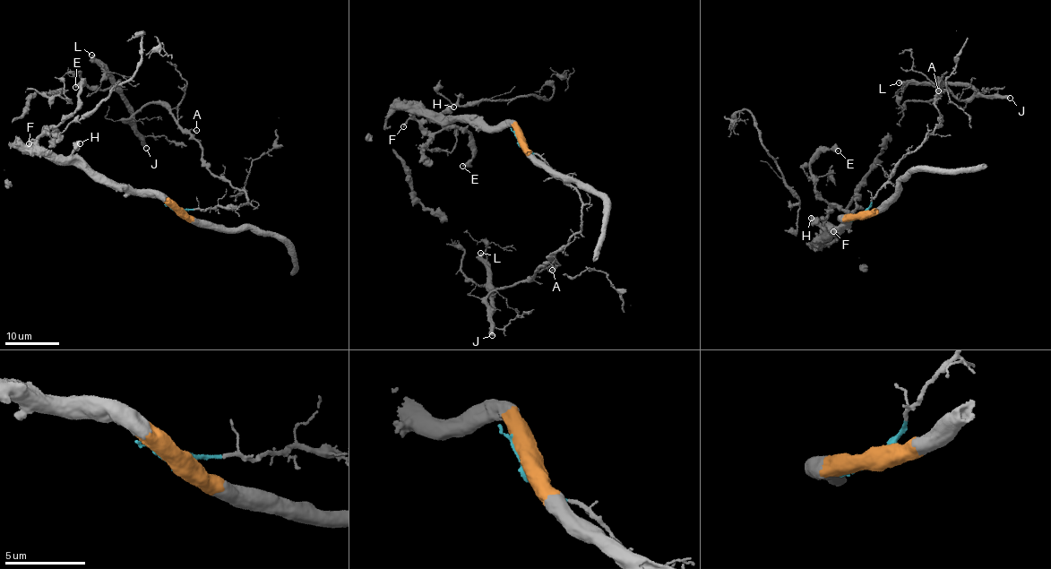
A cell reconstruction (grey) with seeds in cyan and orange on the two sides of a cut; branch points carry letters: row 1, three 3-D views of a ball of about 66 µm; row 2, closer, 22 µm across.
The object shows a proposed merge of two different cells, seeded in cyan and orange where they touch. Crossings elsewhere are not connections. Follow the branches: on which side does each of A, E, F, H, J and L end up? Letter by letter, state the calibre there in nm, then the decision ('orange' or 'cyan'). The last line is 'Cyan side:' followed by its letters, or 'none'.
A: 140 nm | cyan
E: 400 nm | orange
F: 220 nm | orange
H: 650 nm | orange
J: 400 nm | cyan
L: 360 nm | cyan
Cyan side: A, J, L

